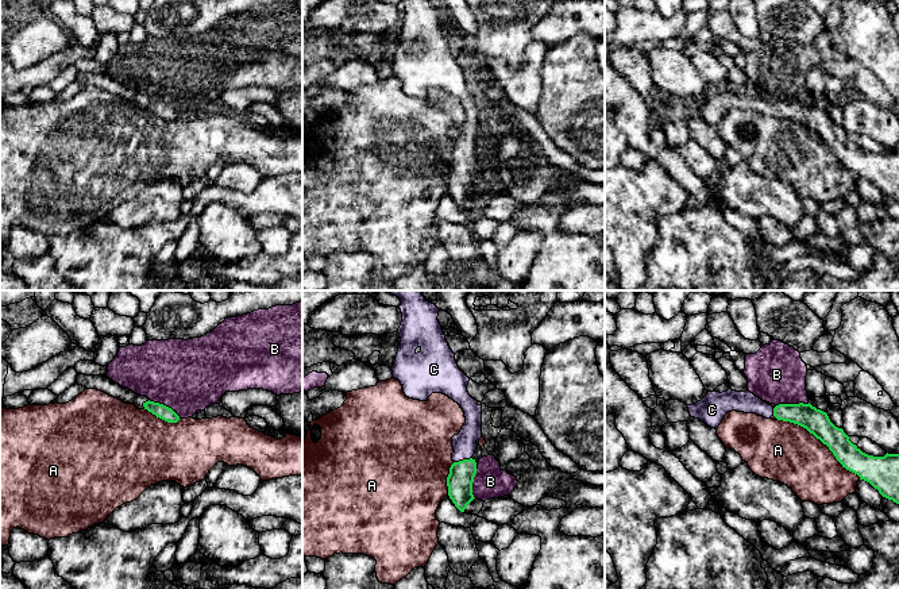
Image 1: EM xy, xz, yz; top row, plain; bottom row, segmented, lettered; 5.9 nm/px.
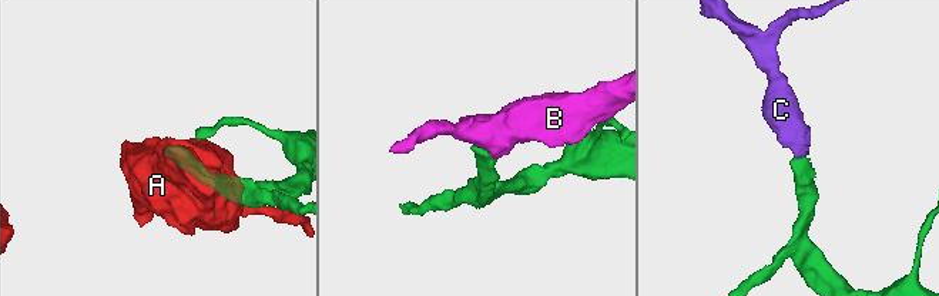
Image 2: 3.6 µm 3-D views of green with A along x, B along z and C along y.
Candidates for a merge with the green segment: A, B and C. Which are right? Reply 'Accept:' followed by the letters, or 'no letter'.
Accept: C

